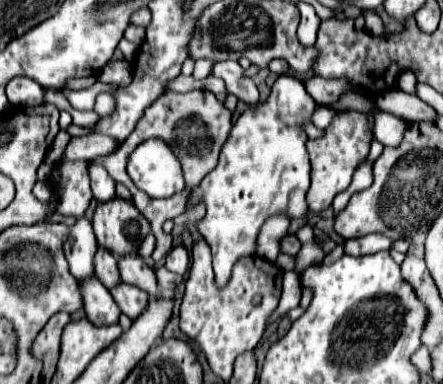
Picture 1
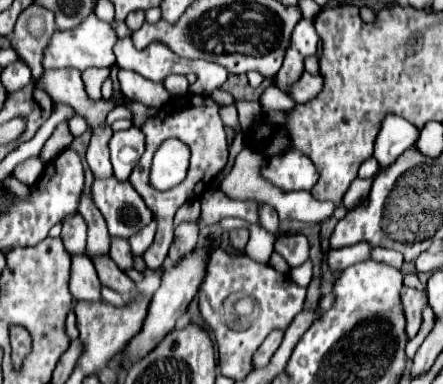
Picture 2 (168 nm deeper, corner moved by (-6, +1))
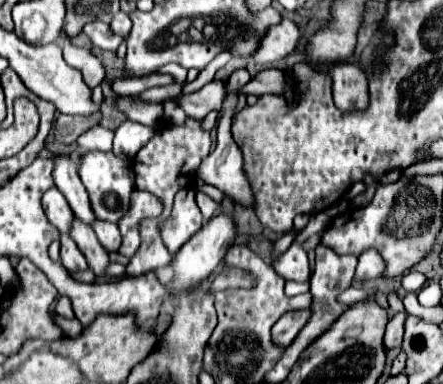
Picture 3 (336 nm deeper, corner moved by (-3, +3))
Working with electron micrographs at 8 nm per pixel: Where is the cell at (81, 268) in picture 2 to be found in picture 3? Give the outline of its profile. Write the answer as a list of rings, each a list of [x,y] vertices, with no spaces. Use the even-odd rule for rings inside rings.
[[[61,235],[61,263],[69,271],[85,271],[87,261],[69,235]]]

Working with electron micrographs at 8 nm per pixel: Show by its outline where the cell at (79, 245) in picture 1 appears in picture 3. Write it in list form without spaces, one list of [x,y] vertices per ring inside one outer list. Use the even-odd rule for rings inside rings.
[[[51,187],[49,191],[43,193],[43,211],[47,215],[47,219],[59,229],[59,233],[69,233],[69,223],[73,221],[73,211],[71,207],[65,203],[65,197],[61,195],[61,191],[57,191],[57,187]]]

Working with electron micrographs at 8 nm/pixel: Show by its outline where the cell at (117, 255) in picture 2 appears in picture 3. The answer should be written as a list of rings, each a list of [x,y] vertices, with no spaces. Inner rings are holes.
[[[95,219],[95,221],[91,223],[91,227],[93,227],[99,243],[105,247],[105,251],[117,251],[117,247],[121,245],[121,235],[119,235],[115,223]]]

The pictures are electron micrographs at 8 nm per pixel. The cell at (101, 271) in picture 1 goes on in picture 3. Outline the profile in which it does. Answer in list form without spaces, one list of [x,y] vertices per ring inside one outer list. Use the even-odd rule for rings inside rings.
[[[57,155],[53,159],[55,167],[53,167],[53,181],[57,185],[57,189],[65,195],[71,211],[75,213],[75,217],[79,217],[85,223],[91,223],[95,219],[93,209],[89,207],[89,197],[87,191],[77,175],[77,161],[73,161],[69,155]]]

